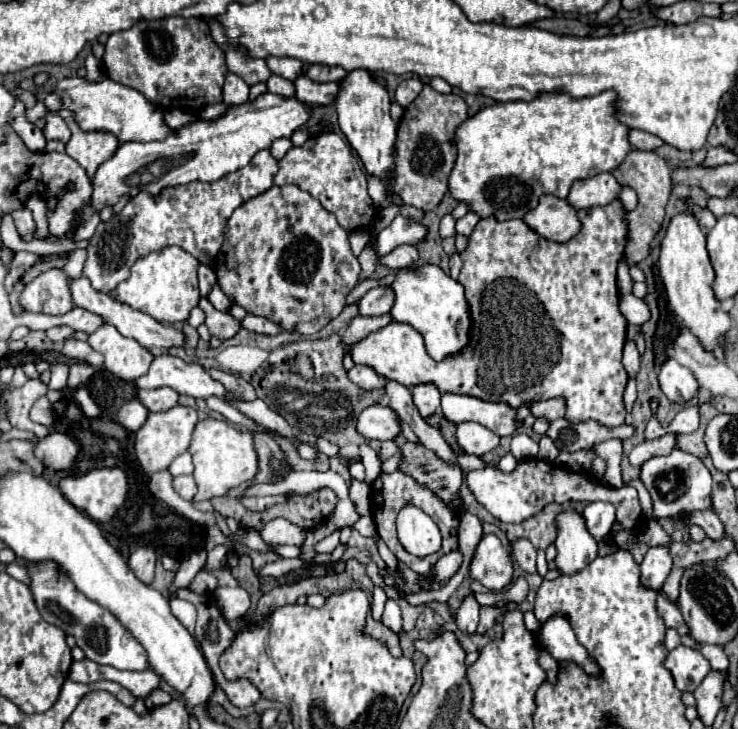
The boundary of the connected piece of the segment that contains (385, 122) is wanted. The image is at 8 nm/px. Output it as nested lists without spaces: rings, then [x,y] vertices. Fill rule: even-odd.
[[[351,70],[339,82],[339,92],[337,92],[333,104],[339,114],[341,132],[347,136],[351,148],[359,154],[367,172],[375,174],[383,182],[387,182],[389,172],[393,170],[391,152],[393,152],[395,134],[397,134],[397,124],[389,116],[391,102],[389,102],[387,88],[379,80],[375,80],[369,70]]]

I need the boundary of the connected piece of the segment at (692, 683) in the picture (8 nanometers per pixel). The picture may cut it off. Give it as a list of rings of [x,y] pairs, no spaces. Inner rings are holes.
[[[683,644],[677,646],[675,650],[671,650],[663,664],[673,674],[675,686],[681,692],[685,692],[685,690],[693,692],[701,684],[701,680],[707,676],[707,672],[711,670],[707,658],[701,652],[689,648],[689,646],[683,646]]]

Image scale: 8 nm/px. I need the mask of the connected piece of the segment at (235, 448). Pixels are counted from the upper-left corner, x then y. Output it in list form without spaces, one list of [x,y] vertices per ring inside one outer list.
[[[215,418],[199,420],[193,430],[189,452],[193,456],[195,466],[193,476],[197,476],[199,486],[199,492],[193,500],[209,500],[213,496],[223,496],[229,488],[249,482],[257,474],[257,454],[253,448],[251,432],[239,432],[223,420]]]

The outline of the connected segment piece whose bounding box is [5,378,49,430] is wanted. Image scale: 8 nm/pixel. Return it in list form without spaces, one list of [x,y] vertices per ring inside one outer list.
[[[29,378],[25,386],[5,394],[5,402],[9,408],[9,422],[13,428],[21,428],[21,430],[35,428],[35,424],[29,420],[29,410],[37,398],[47,394],[47,390],[49,386],[41,382],[41,378]]]

